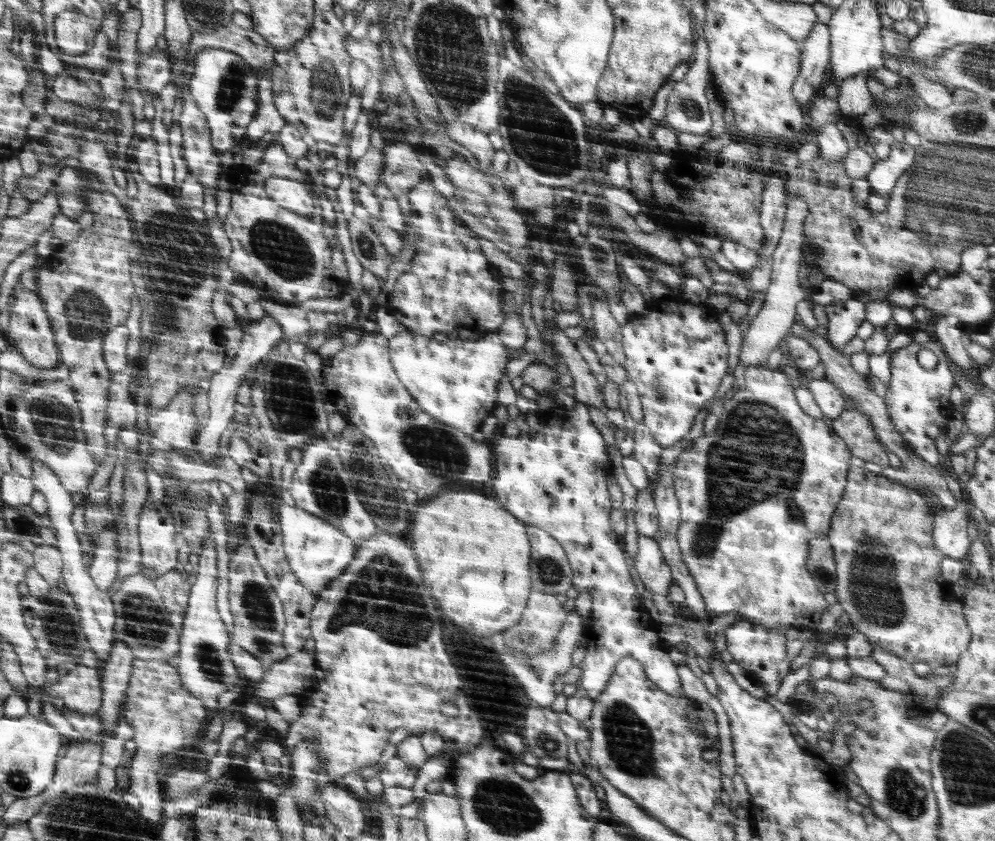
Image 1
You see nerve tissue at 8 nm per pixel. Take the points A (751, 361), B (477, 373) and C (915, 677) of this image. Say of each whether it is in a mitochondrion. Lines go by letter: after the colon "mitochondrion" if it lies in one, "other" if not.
A: other
B: other
C: other

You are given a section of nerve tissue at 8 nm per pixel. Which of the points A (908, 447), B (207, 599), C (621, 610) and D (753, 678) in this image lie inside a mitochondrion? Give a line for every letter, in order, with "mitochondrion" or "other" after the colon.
A: other
B: other
C: other
D: other

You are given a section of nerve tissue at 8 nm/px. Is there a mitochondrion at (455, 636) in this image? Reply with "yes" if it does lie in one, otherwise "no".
yes

